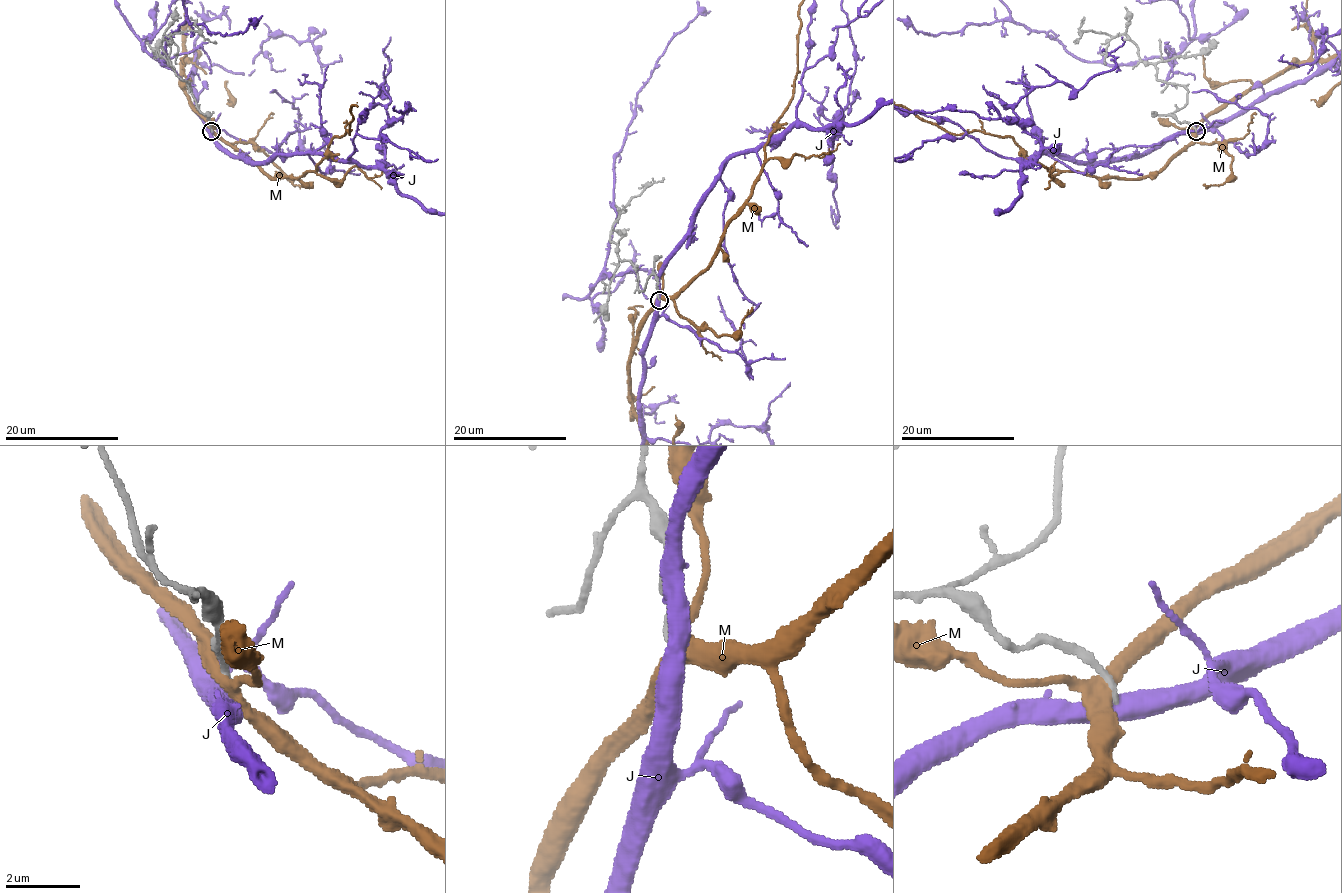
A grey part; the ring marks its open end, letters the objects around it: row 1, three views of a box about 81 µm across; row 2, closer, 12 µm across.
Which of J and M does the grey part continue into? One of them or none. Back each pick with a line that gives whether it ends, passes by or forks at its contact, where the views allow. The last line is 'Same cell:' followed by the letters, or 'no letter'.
Same cell: no letter

